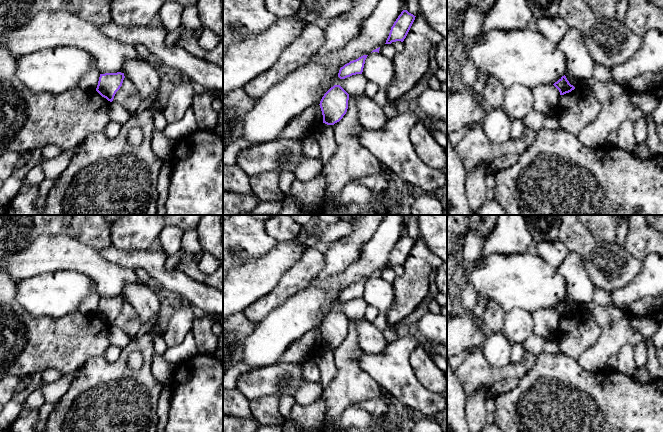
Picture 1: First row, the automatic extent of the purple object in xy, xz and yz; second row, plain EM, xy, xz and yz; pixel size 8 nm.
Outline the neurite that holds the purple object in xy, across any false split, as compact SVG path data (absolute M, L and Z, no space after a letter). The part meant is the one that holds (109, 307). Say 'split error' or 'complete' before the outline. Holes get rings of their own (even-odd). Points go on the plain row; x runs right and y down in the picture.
complete | M121 296L100 298L96 315L112 326L116 316L122 310L124 302L124 297Z

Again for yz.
complete | M565 299L562 300L553 309L559 314L560 319L564 319L575 313L575 311L569 307Z

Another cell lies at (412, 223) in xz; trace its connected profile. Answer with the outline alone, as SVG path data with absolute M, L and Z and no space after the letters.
M409 215L406 234L414 240L419 238L419 223L417 215Z

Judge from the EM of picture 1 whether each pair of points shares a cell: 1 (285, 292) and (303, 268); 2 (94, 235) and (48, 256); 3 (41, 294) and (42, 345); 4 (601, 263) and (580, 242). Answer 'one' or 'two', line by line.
1: one
2: two
3: two
4: one

